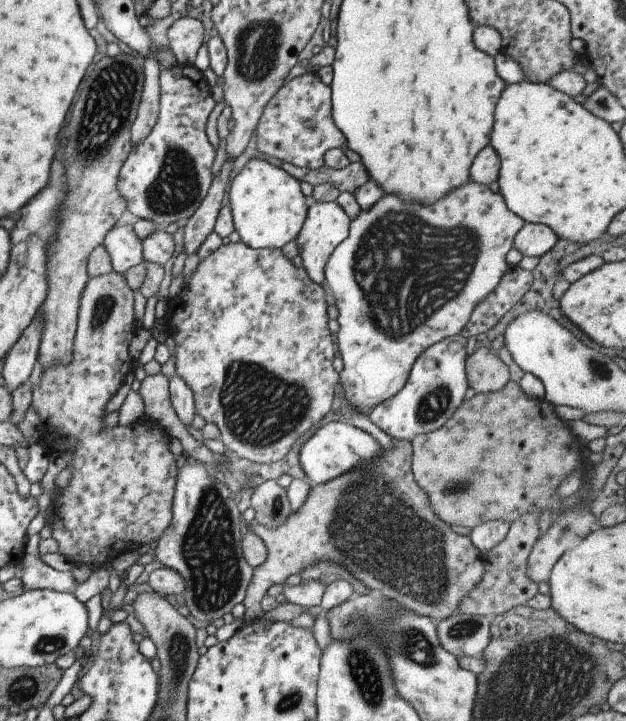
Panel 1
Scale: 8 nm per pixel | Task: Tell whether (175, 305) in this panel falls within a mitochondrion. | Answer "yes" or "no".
no

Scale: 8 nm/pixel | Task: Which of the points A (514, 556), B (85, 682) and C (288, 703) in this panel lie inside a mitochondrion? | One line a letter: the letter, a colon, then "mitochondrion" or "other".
A: other
B: other
C: mitochondrion

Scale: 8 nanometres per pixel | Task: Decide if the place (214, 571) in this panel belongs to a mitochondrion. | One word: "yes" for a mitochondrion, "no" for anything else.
yes

